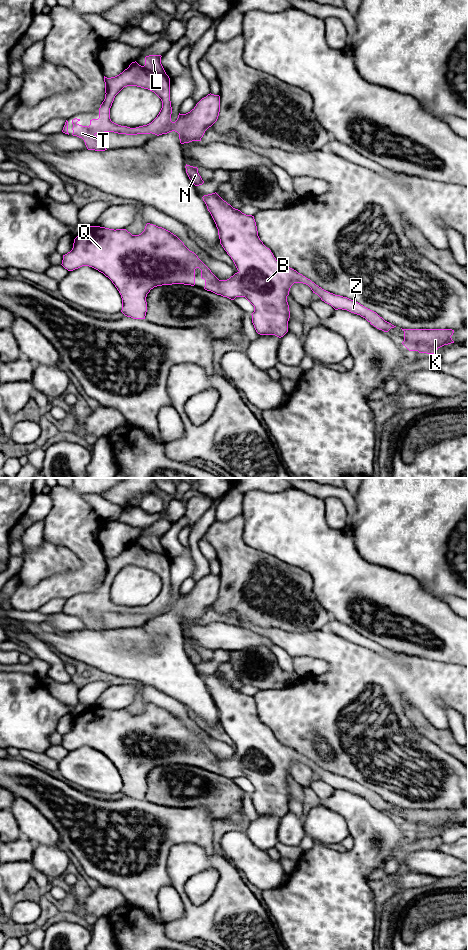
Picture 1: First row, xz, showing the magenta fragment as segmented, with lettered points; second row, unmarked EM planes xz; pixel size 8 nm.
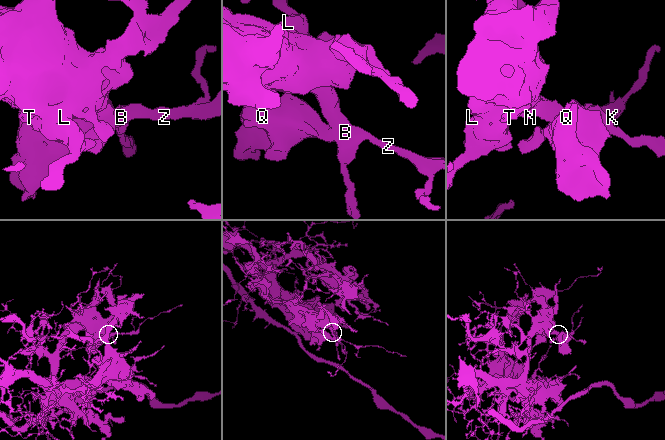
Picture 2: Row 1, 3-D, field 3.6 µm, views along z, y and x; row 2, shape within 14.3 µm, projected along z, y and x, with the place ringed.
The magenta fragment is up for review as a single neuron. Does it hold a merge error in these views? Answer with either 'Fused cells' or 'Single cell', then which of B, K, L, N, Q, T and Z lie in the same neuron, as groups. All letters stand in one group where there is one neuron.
Single cell. Groups: B K L N Q T Z

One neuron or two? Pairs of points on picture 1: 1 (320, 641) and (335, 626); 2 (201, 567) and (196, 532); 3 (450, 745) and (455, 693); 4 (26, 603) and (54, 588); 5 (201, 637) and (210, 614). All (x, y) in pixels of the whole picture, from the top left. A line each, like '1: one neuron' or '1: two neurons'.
1: two neurons
2: one neuron
3: two neurons
4: one neuron
5: two neurons

